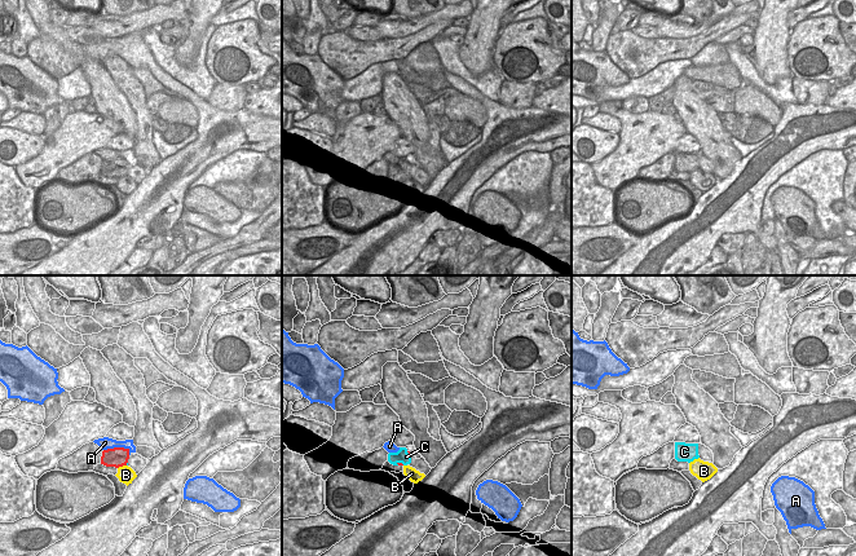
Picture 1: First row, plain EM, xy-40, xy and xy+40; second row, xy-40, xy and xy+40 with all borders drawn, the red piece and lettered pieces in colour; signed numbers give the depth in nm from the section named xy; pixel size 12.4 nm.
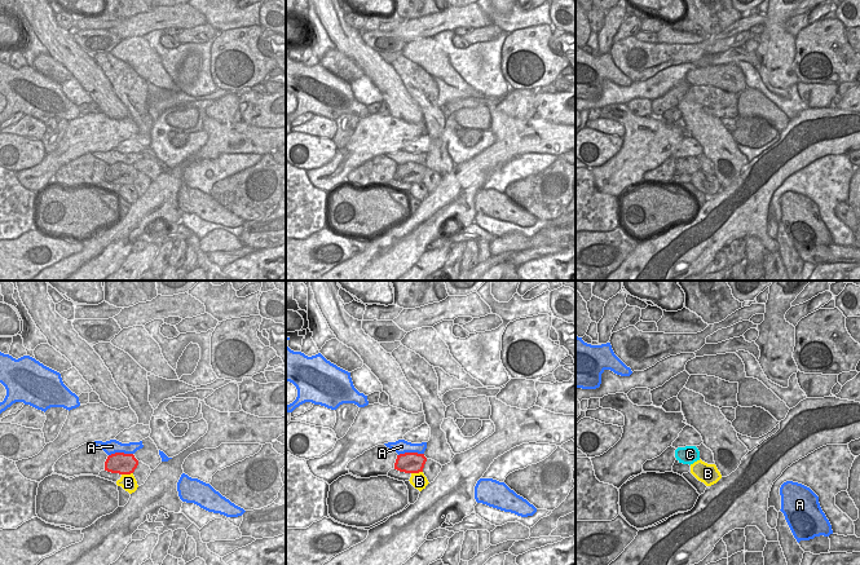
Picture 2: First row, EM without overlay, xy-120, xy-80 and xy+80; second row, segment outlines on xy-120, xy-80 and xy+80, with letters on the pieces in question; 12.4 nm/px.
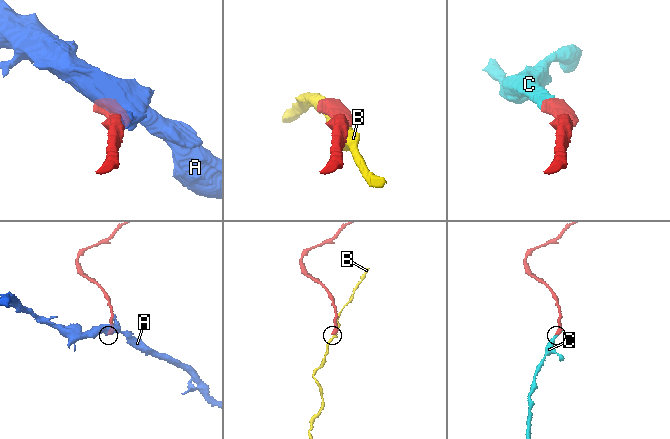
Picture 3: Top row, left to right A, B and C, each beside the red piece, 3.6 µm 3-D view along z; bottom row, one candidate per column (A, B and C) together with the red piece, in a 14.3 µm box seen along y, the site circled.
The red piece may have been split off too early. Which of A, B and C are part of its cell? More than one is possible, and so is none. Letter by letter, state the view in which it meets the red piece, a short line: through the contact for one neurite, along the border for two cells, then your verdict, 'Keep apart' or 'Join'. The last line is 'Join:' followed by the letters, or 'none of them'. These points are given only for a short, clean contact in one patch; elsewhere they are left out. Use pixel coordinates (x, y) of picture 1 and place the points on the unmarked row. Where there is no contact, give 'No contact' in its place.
A: Touches red in xy-40. Keep apart
B: Touches red in xy-40. Keep apart
C: Touches red in xy. Join
Join: C.

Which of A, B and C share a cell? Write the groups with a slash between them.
A / B / C

